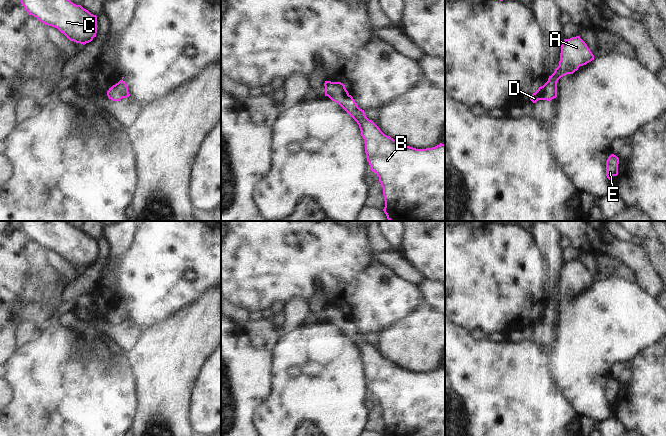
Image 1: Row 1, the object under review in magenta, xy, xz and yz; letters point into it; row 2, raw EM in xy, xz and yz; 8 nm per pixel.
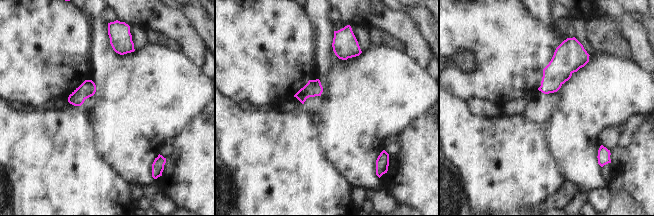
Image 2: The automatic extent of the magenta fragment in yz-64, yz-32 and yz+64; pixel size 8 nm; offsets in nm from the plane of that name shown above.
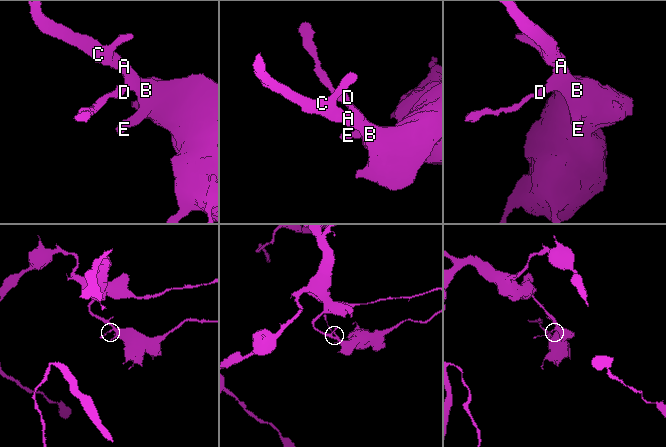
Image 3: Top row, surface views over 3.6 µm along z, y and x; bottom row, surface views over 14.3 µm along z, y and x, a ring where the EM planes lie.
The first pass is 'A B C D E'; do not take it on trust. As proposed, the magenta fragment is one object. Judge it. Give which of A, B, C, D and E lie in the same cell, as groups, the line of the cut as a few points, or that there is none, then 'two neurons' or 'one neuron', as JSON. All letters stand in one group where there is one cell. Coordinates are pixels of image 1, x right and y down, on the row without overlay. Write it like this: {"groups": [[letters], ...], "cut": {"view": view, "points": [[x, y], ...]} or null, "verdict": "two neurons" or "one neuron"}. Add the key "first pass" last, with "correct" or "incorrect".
{"groups": [["A", "B", "C", "D", "E"]], "cut": null, "verdict": "one neuron", "first pass": "correct"}

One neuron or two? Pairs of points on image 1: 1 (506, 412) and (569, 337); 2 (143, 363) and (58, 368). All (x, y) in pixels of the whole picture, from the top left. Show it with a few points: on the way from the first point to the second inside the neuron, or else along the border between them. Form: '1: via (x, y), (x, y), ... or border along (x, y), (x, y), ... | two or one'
1: border along (547, 352), (550, 375), (555, 383) | two
2: border along (125, 353), (132, 368), (136, 387) | two

